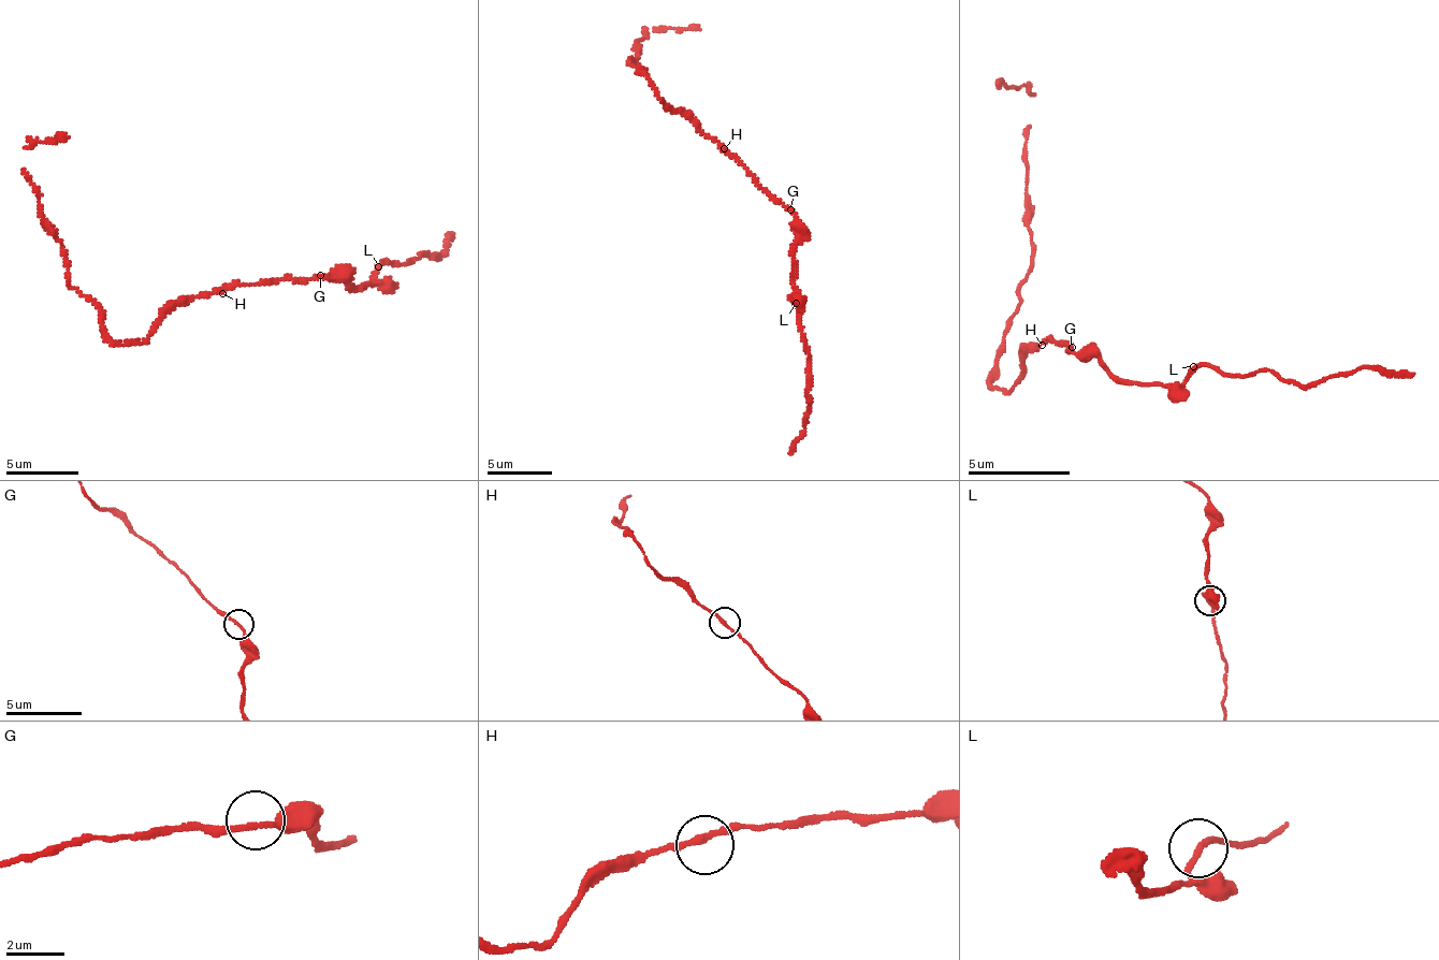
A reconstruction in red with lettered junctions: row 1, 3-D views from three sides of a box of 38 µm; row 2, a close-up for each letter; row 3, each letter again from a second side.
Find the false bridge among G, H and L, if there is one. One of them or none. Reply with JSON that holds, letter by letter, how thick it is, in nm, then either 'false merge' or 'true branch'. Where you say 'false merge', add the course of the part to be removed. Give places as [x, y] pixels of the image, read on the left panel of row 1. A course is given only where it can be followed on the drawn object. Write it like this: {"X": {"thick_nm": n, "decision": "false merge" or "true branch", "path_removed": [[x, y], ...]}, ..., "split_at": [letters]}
{"G": {"thick_nm": 190, "decision": "true branch"}, "H": {"thick_nm": 200, "decision": "true branch"}, "L": {"thick_nm": 200, "decision": "true branch"}, "split_at": []}

